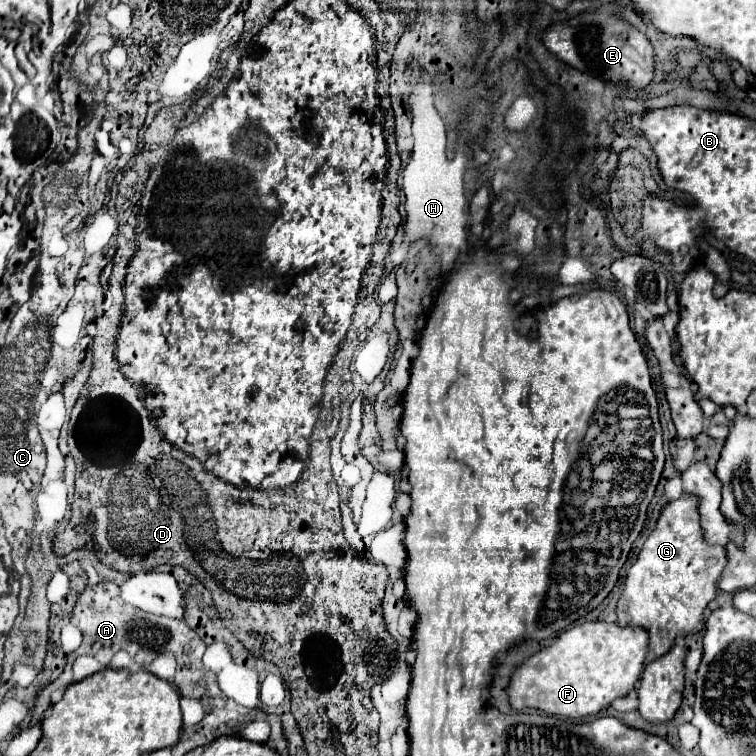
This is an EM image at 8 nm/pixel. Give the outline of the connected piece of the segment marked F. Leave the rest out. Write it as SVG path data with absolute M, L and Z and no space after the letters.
M589 621L561 633L549 647L527 657L511 675L509 705L515 711L537 709L545 715L583 719L597 715L617 697L625 697L641 677L649 635L645 629Z

